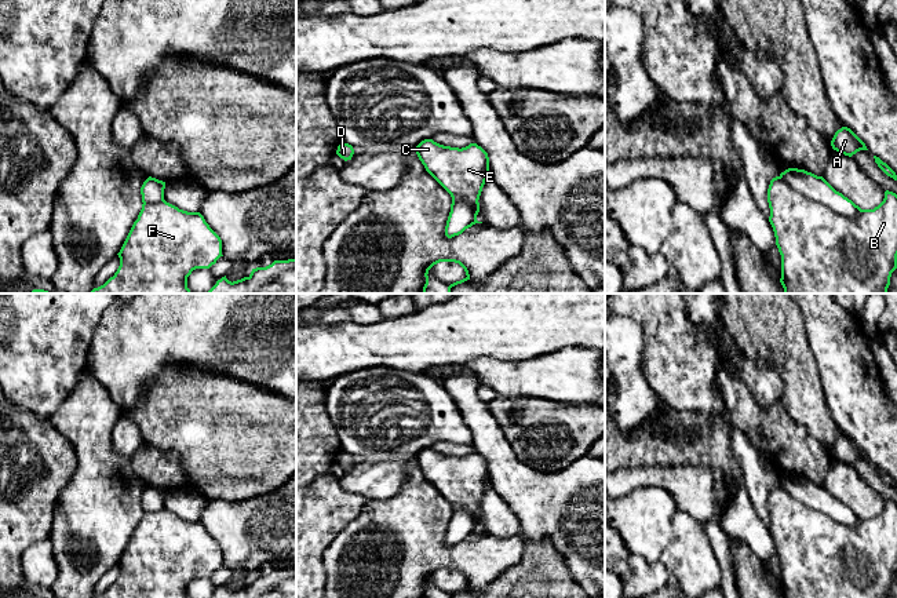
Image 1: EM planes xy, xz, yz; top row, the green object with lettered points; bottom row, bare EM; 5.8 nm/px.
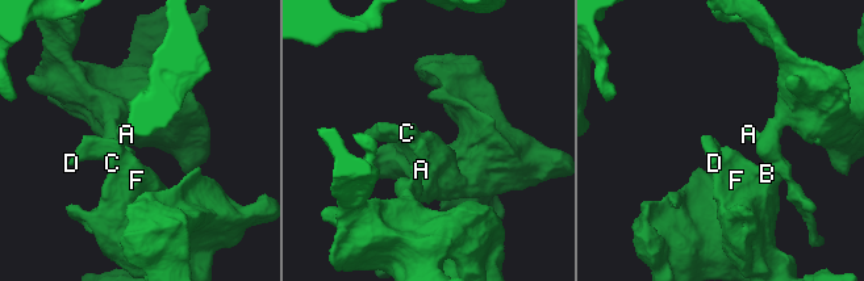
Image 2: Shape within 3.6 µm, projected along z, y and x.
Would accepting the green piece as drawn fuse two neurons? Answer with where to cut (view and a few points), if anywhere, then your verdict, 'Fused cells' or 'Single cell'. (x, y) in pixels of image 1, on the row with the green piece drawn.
Split along yz (780, 175), (795, 190), (848, 218), (854, 218), (863, 210). Fused cells

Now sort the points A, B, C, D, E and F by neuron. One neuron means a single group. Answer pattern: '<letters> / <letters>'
A / B C D E F

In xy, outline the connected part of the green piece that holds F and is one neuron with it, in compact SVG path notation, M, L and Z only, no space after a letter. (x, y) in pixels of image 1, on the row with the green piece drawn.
M167 203L142 204L120 252L120 266L113 277L90 293L193 293L187 277L196 269L209 269L222 255L222 240L200 212L187 212Z

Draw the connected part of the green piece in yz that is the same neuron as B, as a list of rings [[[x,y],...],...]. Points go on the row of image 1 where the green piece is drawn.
[[[776,176],[770,181],[767,189],[767,203],[770,208],[769,222],[773,227],[776,245],[781,255],[781,278],[780,282],[784,288],[784,293],[887,293],[890,285],[891,273],[897,269],[897,194],[886,190],[883,201],[874,209],[863,209],[854,219],[847,219],[828,208],[821,203],[805,197],[795,192],[781,176]]]

